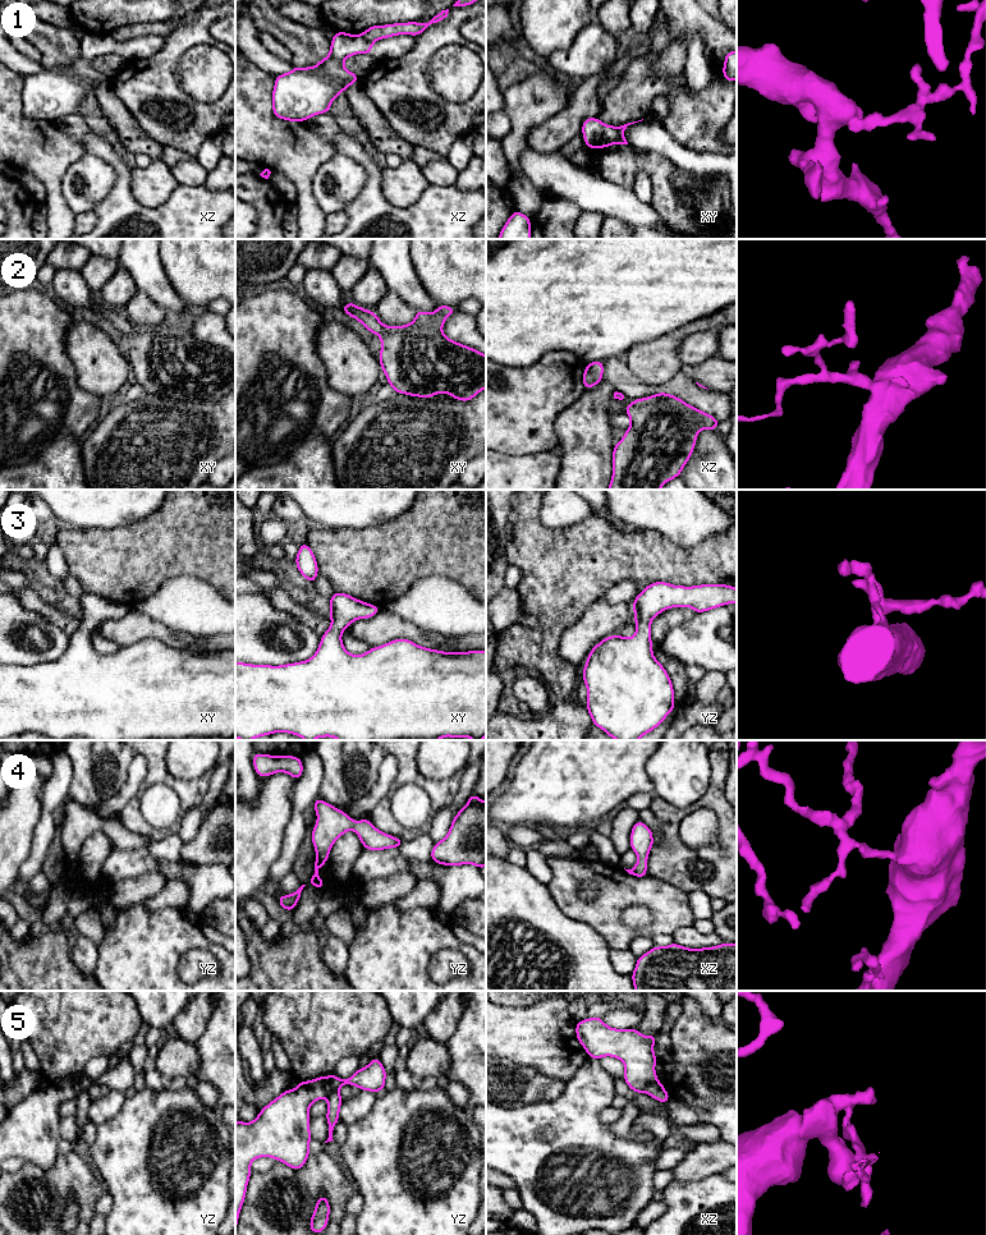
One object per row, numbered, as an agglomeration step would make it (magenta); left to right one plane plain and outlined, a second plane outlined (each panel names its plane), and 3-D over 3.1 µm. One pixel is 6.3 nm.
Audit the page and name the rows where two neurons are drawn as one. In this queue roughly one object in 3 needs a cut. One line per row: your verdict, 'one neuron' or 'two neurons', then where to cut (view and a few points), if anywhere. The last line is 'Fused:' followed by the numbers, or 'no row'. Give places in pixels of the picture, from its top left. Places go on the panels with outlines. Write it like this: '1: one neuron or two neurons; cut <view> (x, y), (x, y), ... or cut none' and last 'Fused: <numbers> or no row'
1: two neurons; cut xz (361, 35), (372, 42)
2: one neuron; cut none
3: one neuron; cut none
4: one neuron; cut none
5: two neurons; cut xz (656, 1079), (643, 1091)
Fused: 1, 5

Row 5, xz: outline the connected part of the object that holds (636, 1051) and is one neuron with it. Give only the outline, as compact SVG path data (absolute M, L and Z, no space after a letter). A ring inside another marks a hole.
M601 1016L579 1020L575 1036L590 1059L611 1056L619 1059L625 1073L623 1079L637 1094L657 1080L653 1053L656 1034L643 1036L637 1028L615 1029L606 1025Z

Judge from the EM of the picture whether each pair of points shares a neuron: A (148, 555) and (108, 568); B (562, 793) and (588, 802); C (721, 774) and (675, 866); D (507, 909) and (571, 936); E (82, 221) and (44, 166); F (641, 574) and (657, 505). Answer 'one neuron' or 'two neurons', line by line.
A: one neuron
B: one neuron
C: one neuron
D: one neuron
E: two neurons
F: two neurons

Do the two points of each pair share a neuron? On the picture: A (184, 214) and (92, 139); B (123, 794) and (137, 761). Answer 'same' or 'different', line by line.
A: same
B: same

